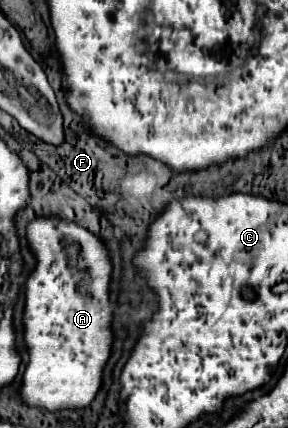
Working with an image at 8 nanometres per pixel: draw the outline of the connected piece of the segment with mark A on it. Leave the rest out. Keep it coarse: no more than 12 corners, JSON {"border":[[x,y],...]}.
{"border":[[77,224],[27,228],[21,400],[85,408],[111,350],[111,262]]}

